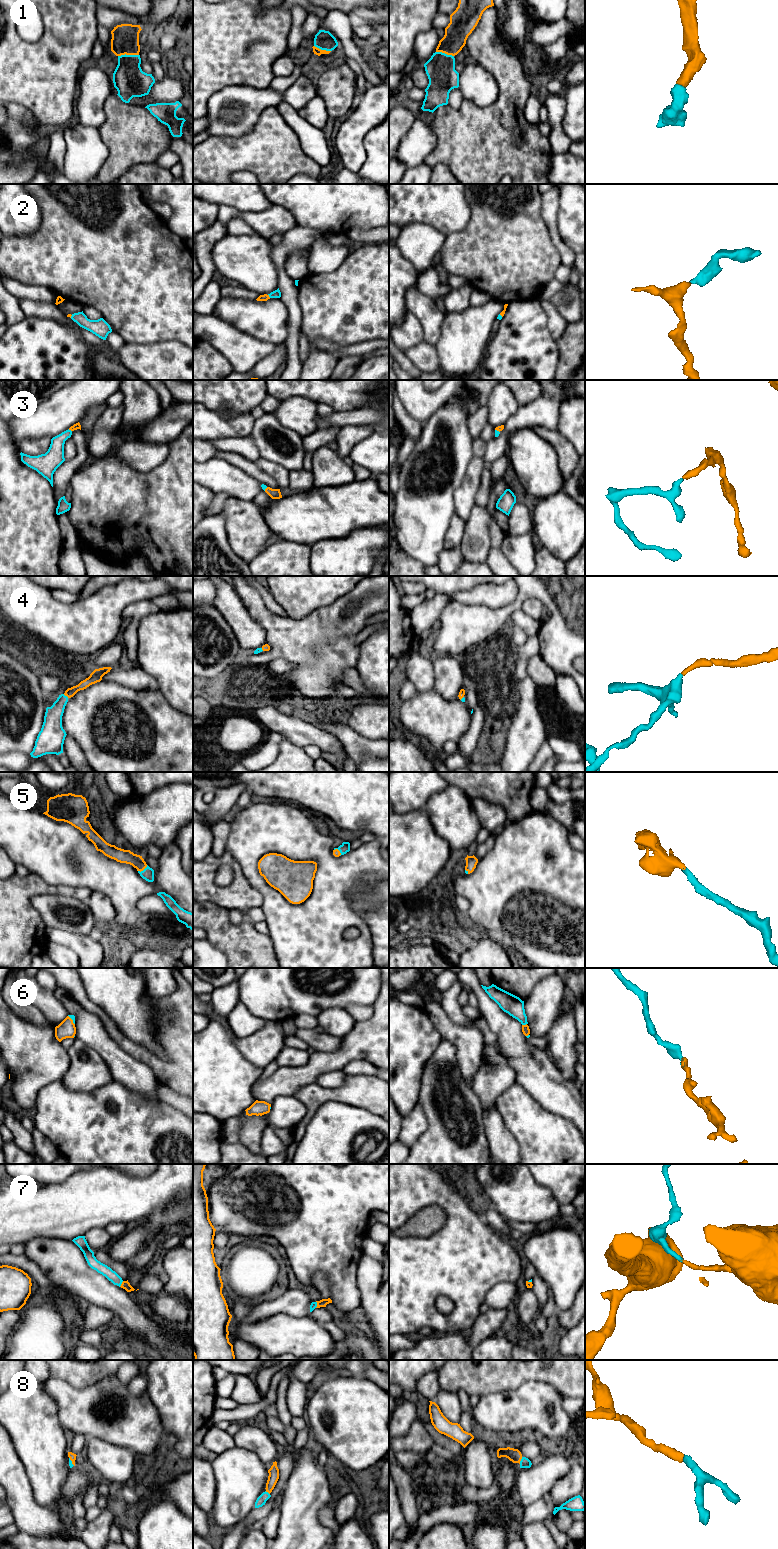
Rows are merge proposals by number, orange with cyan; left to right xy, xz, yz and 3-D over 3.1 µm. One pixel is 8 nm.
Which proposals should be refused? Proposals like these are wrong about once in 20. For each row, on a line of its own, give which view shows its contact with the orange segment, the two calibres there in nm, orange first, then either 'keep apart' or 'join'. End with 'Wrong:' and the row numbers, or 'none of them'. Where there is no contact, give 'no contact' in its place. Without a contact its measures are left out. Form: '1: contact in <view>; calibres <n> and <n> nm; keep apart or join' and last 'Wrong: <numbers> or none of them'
1: contact in xy; calibres 220 and 260 nm; join
2: contact in xz; calibres 60 and 60 nm; join
3: contact in xy; calibres 50 and 140 nm; join
4: contact in xy; calibres 80 and 140 nm; join
5: contact in xy; calibres 110 and 100 nm; join
6: contact in yz; calibres 60 and 160 nm; join
7: contact in xy; calibres 70 and 90 nm; join
8: contact in yz; calibres 110 and 80 nm; join
Wrong: none of them

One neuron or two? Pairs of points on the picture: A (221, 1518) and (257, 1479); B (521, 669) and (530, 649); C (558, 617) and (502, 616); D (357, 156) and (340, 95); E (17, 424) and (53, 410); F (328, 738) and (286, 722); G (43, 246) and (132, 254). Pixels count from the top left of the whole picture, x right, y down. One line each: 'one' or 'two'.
A: one
B: one
C: one
D: two
E: one
F: one
G: one

